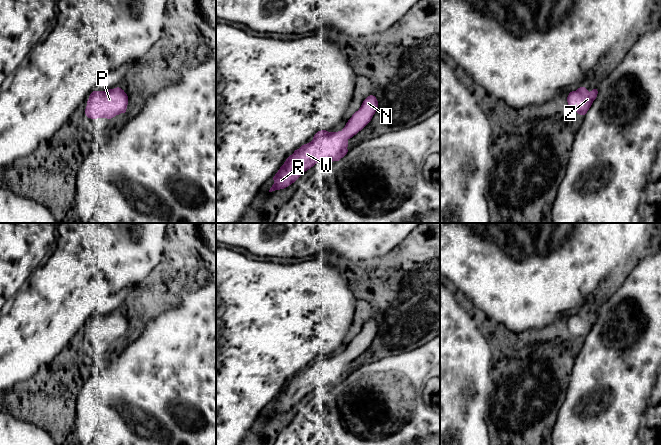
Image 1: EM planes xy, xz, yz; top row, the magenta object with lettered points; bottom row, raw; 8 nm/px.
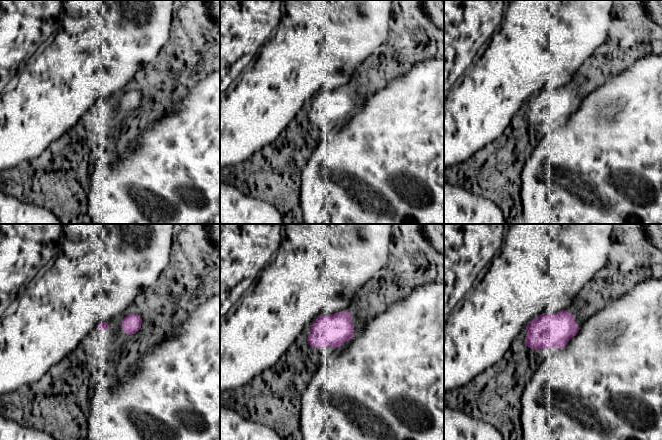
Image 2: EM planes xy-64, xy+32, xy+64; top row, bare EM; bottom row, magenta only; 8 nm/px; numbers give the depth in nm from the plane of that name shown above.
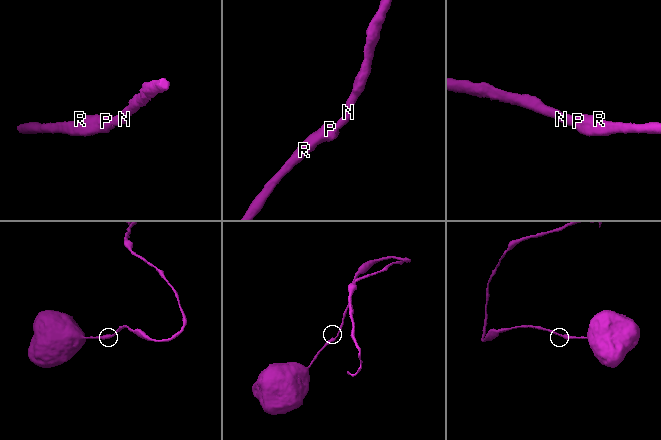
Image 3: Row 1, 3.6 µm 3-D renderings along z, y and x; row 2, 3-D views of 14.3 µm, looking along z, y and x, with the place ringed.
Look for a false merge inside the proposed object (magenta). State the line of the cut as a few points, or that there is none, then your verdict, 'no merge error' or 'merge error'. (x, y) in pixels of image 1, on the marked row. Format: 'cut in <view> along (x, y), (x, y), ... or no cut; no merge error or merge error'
no cut; no merge error

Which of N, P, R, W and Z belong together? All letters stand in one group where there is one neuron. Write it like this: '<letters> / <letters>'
N P R W Z

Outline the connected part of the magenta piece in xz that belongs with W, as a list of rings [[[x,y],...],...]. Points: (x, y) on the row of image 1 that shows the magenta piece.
[[[370,95],[341,131],[318,131],[311,142],[302,145],[286,159],[273,177],[274,184],[269,192],[288,187],[318,162],[330,164],[343,158],[348,152],[348,140],[371,121],[377,108],[376,97]]]

